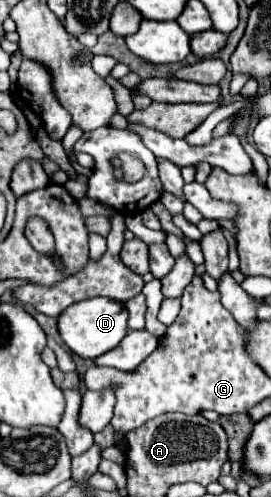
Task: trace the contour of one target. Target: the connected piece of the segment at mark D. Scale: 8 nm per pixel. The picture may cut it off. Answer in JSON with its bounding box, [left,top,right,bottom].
[59,298,127,360]

